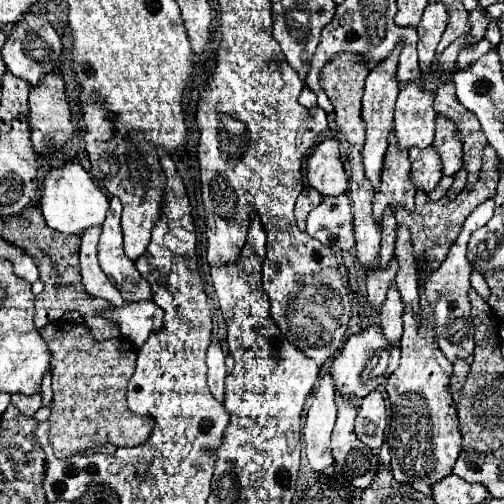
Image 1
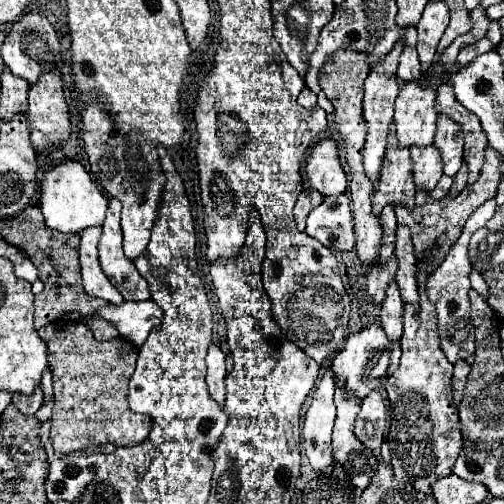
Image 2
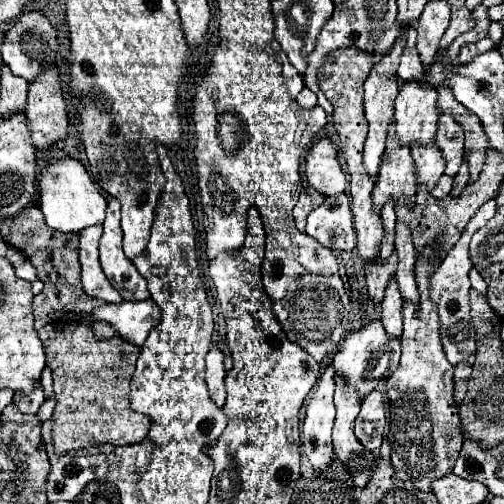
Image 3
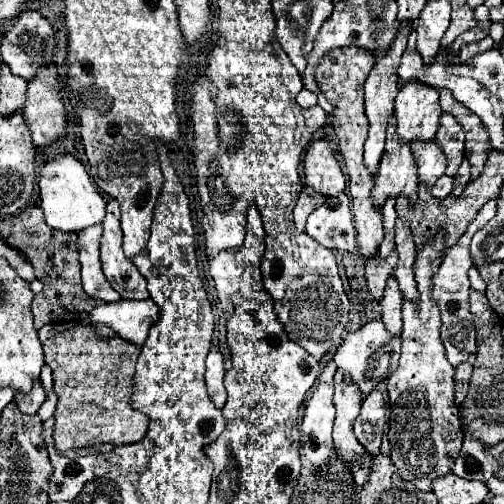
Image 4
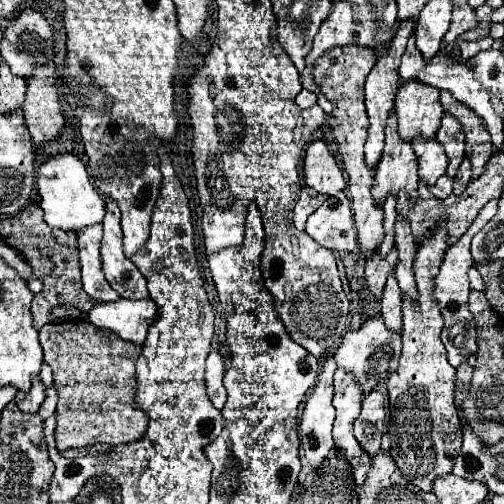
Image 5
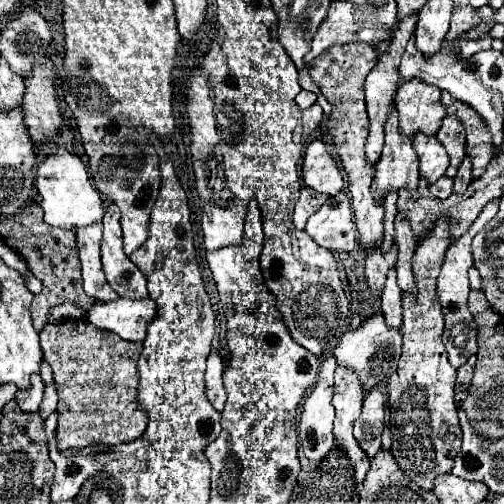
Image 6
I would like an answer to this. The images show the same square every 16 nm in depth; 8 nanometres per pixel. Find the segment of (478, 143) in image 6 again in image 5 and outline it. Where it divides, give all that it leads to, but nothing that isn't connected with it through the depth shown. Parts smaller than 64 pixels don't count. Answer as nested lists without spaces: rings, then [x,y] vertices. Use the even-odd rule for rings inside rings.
[[[440,90],[440,104],[442,104],[444,112],[456,116],[456,120],[464,126],[466,150],[468,150],[466,156],[470,158],[472,178],[476,180],[484,172],[484,164],[488,162],[488,152],[492,150],[490,136],[488,136],[482,120],[470,108],[464,108],[464,104],[454,100],[454,96],[448,90]]]

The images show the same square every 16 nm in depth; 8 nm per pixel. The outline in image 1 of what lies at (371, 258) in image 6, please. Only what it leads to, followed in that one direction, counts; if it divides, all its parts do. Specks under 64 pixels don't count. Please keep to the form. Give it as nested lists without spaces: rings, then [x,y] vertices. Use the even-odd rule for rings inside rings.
[[[396,258],[390,260],[390,266],[386,270],[372,270],[368,272],[368,302],[372,308],[382,308],[384,300],[386,300],[386,292],[388,288],[392,286],[394,282],[394,276],[398,272],[398,264],[396,264]]]

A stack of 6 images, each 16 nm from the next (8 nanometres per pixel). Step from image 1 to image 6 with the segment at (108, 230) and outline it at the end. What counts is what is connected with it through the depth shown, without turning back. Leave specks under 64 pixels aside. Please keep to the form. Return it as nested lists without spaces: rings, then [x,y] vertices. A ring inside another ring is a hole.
[[[108,202],[104,214],[104,238],[102,238],[102,268],[110,286],[122,298],[146,298],[146,278],[144,274],[128,260],[122,252],[122,228],[120,228],[120,210],[116,204]]]

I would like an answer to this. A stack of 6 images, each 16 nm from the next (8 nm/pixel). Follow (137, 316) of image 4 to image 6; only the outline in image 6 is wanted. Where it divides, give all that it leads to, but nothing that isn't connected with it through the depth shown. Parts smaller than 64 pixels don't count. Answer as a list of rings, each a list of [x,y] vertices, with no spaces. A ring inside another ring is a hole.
[[[118,298],[112,302],[96,302],[88,310],[88,320],[102,328],[118,334],[130,342],[142,342],[150,320],[156,318],[156,304],[150,298],[130,300]]]

